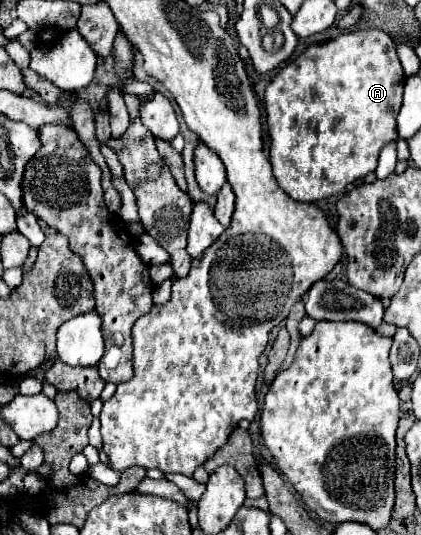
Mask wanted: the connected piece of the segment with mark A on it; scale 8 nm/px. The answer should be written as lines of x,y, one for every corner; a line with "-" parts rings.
363,29
363,31
351,31
351,33
341,33
335,39
329,39
325,43
309,45
297,59
293,59
289,65
285,65
275,79
267,85
265,91
265,111
267,111
267,123
269,123
269,137
271,137
271,151
269,151
269,161
273,165
273,173
277,177
277,183
281,189
293,197
295,201
305,201
313,203
319,199
327,199
331,195
341,193
349,183
355,179
363,179
367,173
375,171
377,167
377,157
381,149
393,141
397,141
397,115
401,109
401,99
403,99
403,83
405,83
405,73
403,67
397,59
395,53
395,43
391,37
381,31
381,29

